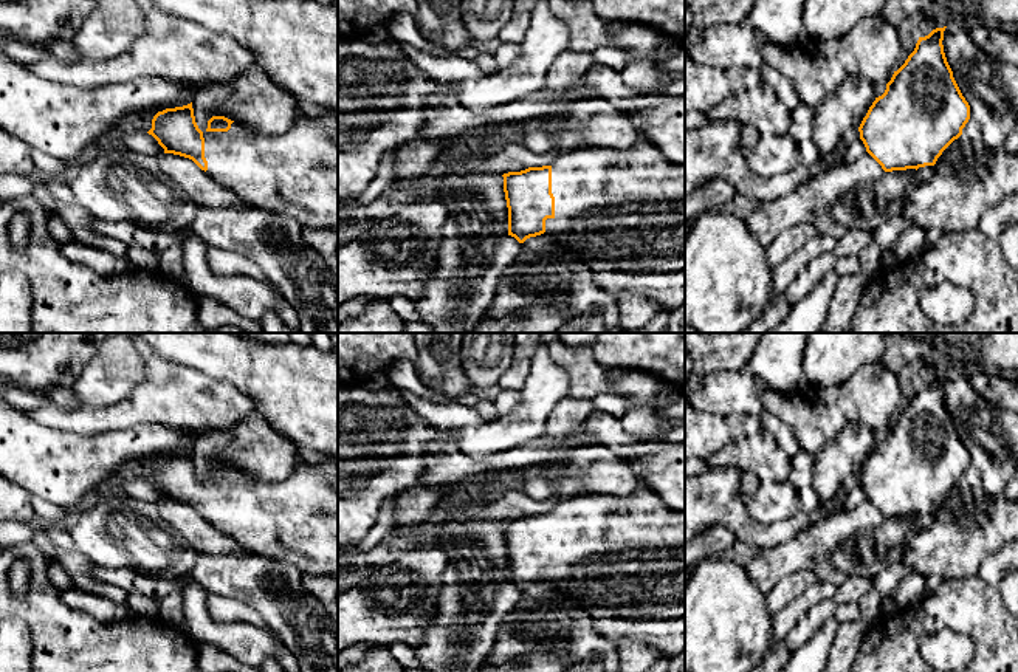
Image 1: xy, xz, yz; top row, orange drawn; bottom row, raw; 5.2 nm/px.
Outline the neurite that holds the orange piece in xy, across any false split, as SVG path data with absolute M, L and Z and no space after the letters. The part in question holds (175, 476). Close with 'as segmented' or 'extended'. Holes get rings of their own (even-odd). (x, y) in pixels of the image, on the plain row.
M192 449L158 458L147 478L164 495L192 506L212 526L249 553L284 561L304 574L338 576L338 461L315 457L296 465L282 482L263 482L225 463L212 463L203 480Z; extended

